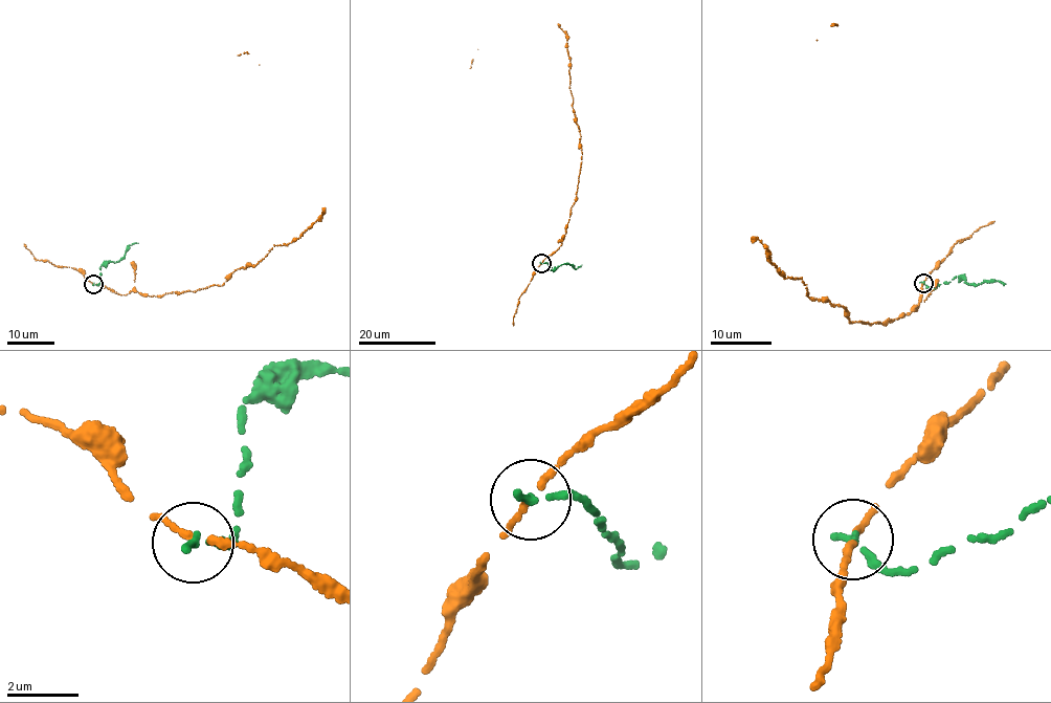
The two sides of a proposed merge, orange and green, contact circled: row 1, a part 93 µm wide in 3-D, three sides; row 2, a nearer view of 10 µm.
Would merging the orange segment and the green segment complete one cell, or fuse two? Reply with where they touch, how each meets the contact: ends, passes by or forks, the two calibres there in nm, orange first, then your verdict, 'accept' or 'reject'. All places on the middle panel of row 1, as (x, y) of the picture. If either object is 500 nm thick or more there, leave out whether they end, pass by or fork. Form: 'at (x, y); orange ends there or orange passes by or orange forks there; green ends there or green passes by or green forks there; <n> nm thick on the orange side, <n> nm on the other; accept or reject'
at (541, 263); orange ends there; green ends there; 240 nm thick on the orange side, 240 nm on the other; reject

